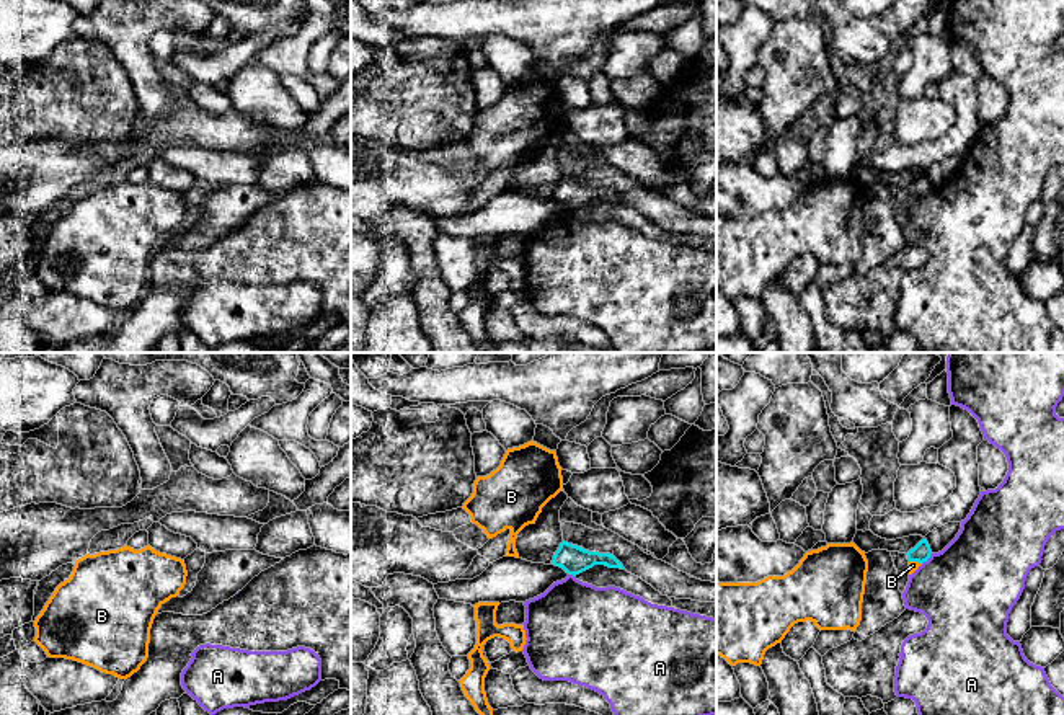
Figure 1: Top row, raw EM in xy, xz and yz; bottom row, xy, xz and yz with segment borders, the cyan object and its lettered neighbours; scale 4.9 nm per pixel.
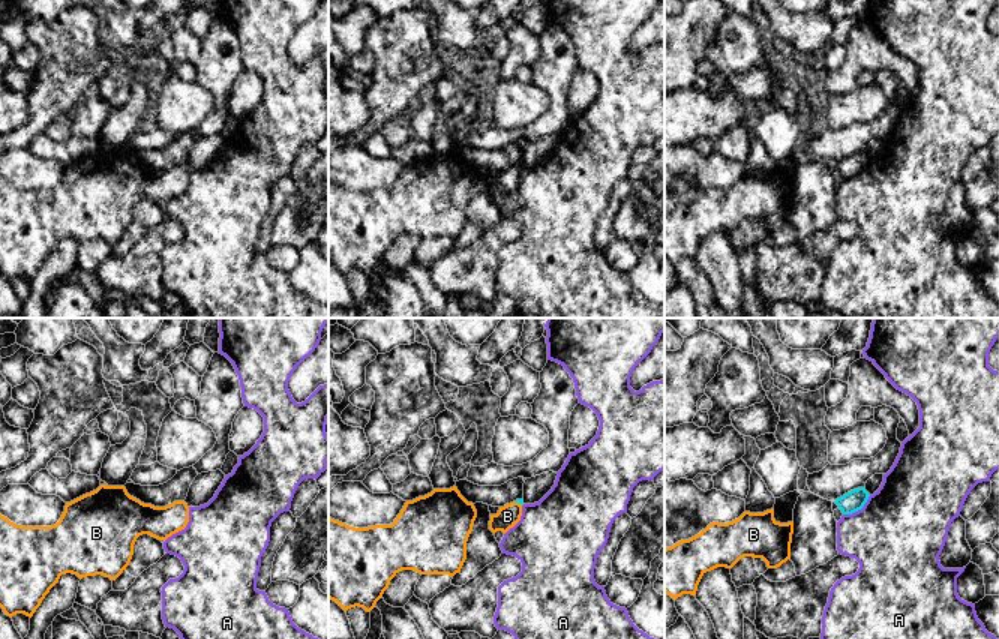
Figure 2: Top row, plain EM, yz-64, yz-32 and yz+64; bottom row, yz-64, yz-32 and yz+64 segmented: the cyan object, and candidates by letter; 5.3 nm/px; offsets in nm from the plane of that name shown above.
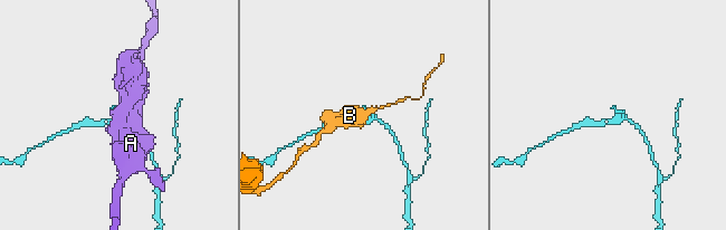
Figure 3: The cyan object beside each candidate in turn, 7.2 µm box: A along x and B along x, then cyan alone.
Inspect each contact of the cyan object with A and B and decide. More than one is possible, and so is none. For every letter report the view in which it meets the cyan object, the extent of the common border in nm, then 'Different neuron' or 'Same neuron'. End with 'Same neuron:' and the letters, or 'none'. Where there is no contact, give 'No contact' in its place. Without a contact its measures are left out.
A: Touches cyan in yz. Shared border 80 nm. Different neuron
B: Touches cyan in yz. Shared border 70 nm. Different neuron
Same neuron: none

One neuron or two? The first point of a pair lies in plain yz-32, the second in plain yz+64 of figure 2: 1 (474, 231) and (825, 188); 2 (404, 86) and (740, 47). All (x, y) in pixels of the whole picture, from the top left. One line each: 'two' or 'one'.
1: one
2: one

